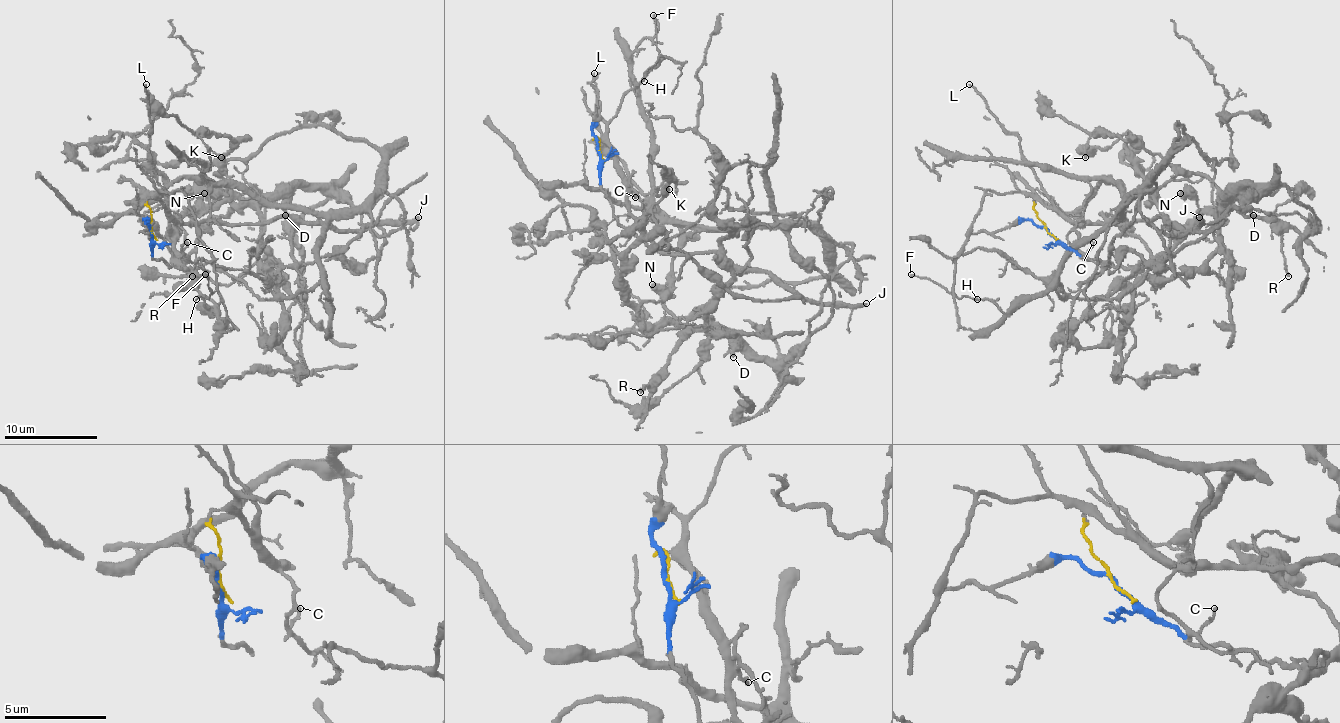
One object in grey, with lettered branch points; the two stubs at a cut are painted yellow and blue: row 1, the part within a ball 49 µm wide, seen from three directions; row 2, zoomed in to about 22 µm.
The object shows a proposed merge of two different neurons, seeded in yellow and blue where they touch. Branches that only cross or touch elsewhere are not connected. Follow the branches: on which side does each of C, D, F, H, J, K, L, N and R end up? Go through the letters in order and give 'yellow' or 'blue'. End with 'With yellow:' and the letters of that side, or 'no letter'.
C: yellow
D: blue
F: yellow
H: yellow
J: yellow
K: blue
L: yellow
N: blue
R: blue
With yellow: C, F, H, J, L

